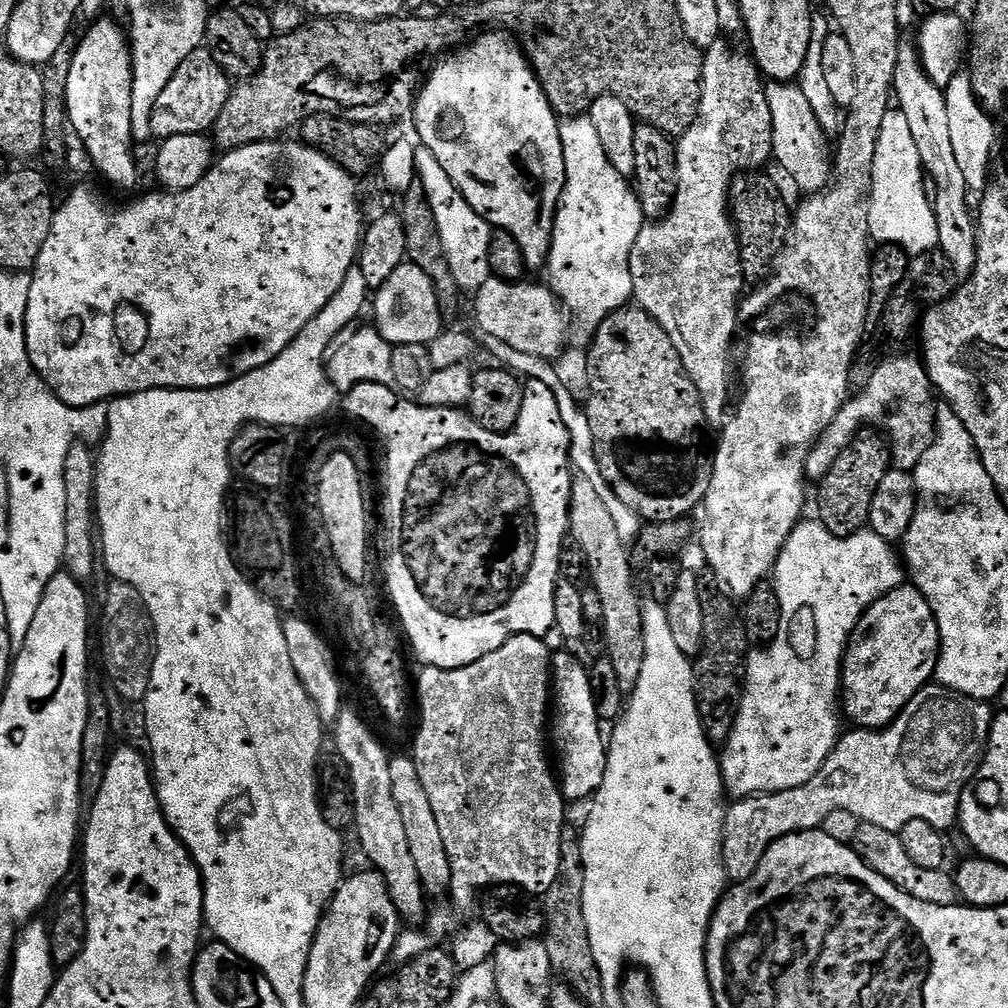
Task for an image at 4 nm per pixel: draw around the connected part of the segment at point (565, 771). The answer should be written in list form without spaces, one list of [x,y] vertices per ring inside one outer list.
[[[556,652],[552,657],[552,692],[554,693],[554,719],[550,736],[556,739],[556,752],[560,755],[558,780],[565,801],[584,800],[595,796],[606,778],[608,746],[606,736],[600,733],[602,721],[594,710],[594,694],[590,694],[588,668],[580,665],[568,652]]]

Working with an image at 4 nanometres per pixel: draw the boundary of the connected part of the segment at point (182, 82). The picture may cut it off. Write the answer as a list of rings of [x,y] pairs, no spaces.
[[[207,46],[195,48],[154,102],[150,118],[153,137],[166,141],[178,134],[204,134],[215,129],[218,114],[222,114],[231,93],[230,77],[218,66],[211,50]]]

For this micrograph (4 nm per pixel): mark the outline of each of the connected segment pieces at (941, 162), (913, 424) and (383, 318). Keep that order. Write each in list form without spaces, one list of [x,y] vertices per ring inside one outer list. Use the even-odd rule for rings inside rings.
[[[908,42],[900,45],[892,90],[898,111],[906,114],[910,134],[913,136],[915,144],[918,145],[918,156],[922,158],[922,166],[927,179],[932,180],[936,187],[932,209],[938,222],[939,251],[946,254],[946,258],[952,264],[953,273],[957,277],[967,278],[972,275],[976,265],[978,224],[974,219],[974,212],[968,209],[970,191],[965,175],[961,173],[961,167],[958,166],[953,141],[950,139],[949,111],[945,89],[937,88],[936,83],[924,72],[924,67],[920,64],[919,51],[913,45],[911,48]]]
[[[896,356],[893,360],[882,361],[873,370],[872,377],[865,382],[864,389],[855,396],[856,393],[844,401],[834,422],[826,426],[808,452],[804,470],[809,481],[819,482],[830,466],[838,462],[838,454],[850,447],[853,440],[867,429],[864,428],[867,424],[872,427],[869,429],[883,433],[890,445],[891,463],[904,472],[912,472],[918,466],[922,454],[926,454],[934,442],[938,400],[928,371],[917,357],[915,360],[912,356]]]
[[[405,262],[390,274],[386,286],[375,289],[376,320],[374,326],[386,338],[386,342],[393,346],[397,344],[431,344],[442,331],[442,317],[438,298],[434,294],[434,286],[430,278],[418,266]]]

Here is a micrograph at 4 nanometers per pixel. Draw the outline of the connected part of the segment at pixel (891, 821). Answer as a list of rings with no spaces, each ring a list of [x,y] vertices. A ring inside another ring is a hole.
[[[929,682],[898,713],[887,728],[856,728],[845,731],[836,741],[836,749],[826,758],[822,770],[802,786],[794,790],[765,792],[759,796],[746,796],[735,801],[727,809],[724,830],[720,841],[720,853],[724,863],[724,874],[729,881],[748,880],[754,874],[758,862],[768,847],[778,838],[792,832],[810,832],[819,829],[826,814],[834,810],[850,810],[865,824],[882,826],[899,833],[903,824],[911,820],[930,822],[930,826],[941,830],[953,827],[960,811],[960,795],[976,777],[980,762],[984,758],[988,742],[988,731],[992,725],[993,709],[987,703],[971,700],[941,684]]]

